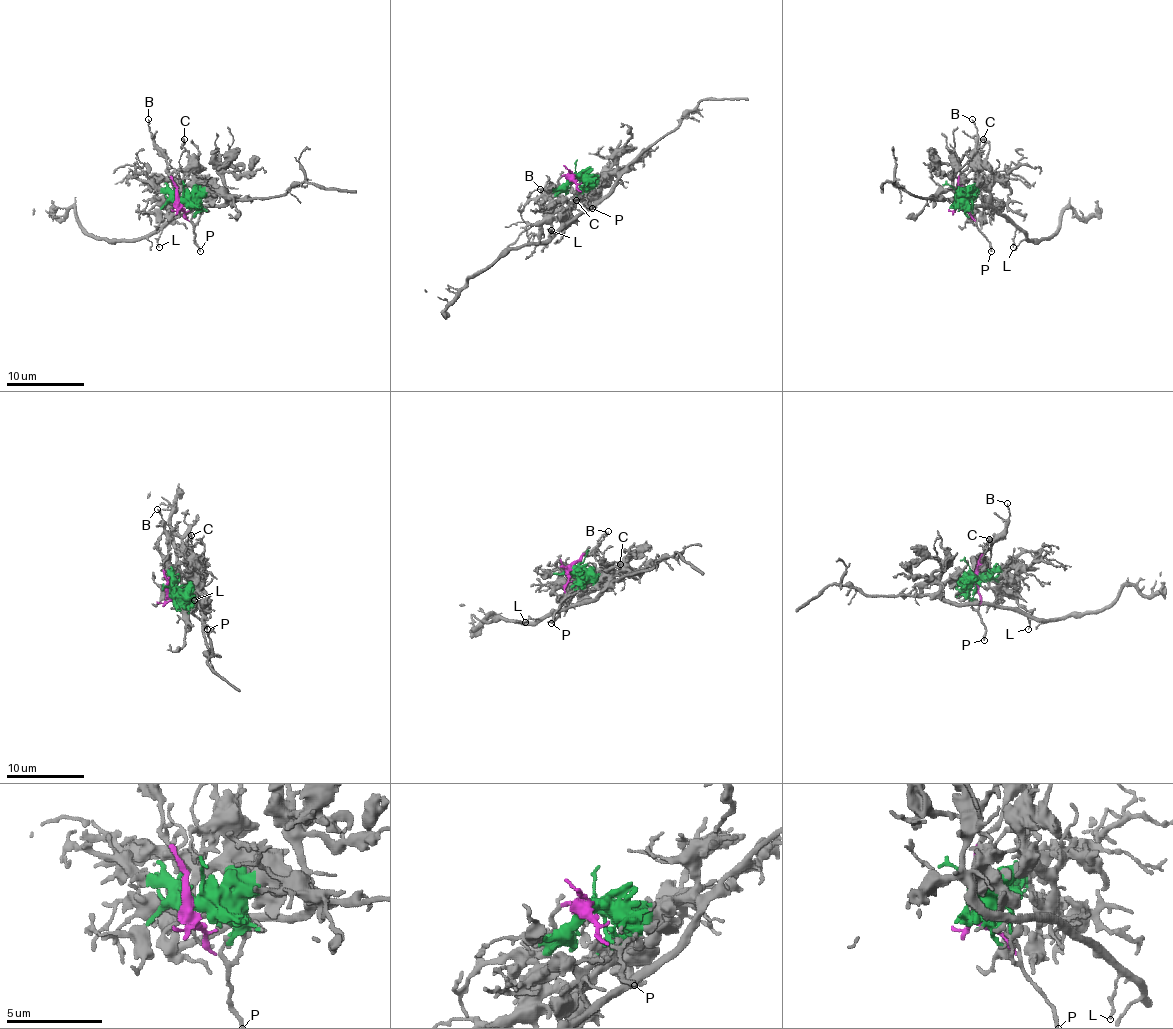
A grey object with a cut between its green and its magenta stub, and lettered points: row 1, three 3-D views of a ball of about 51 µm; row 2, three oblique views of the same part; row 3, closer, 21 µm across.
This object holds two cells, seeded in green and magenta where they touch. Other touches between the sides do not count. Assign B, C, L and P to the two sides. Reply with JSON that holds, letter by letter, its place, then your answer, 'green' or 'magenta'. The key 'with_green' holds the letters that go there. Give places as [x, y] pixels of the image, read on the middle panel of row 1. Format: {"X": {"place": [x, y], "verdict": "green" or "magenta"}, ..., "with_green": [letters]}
{"B": {"place": [540, 189], "verdict": "magenta"}, "C": {"place": [576, 200], "verdict": "green"}, "L": {"place": [551, 230], "verdict": "green"}, "P": {"place": [592, 208], "verdict": "magenta"}, "with_green": ["C", "L"]}

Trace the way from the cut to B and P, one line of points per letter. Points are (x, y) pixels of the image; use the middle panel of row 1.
B: (573, 176), (563, 176), (559, 185), (551, 191), (541, 193), (539, 189)
P: (573, 176), (573, 181), (584, 193), (592, 209)

